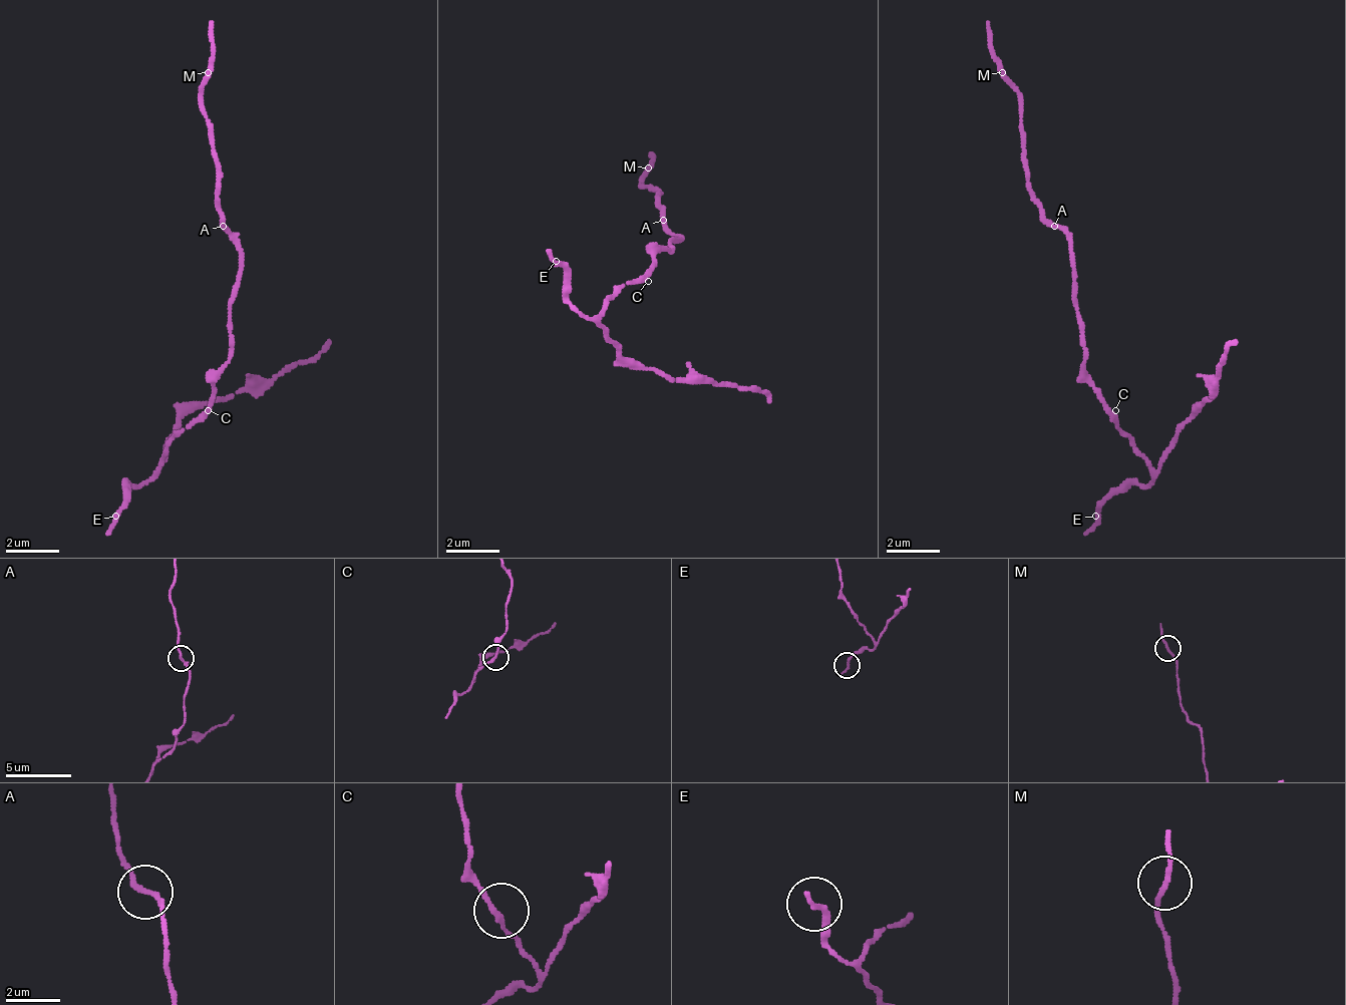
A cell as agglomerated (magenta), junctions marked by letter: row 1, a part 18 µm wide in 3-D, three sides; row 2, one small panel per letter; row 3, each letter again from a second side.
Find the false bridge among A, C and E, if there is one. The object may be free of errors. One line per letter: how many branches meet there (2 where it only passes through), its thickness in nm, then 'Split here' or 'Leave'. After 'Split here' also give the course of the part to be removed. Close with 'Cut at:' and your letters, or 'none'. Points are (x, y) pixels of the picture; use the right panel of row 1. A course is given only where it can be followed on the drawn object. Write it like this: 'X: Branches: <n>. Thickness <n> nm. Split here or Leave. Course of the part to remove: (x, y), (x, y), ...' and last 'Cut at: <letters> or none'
A: Branches: 2. Thickness 180 nm. Split here. Course of the part to remove: (1055, 225), (1029, 185), (1022, 92), (989, 45), (989, 19)
C: Branches: 2. Thickness 160 nm. Leave
E: Branches: 1. Thickness 240 nm. Leave
Cut at: A

